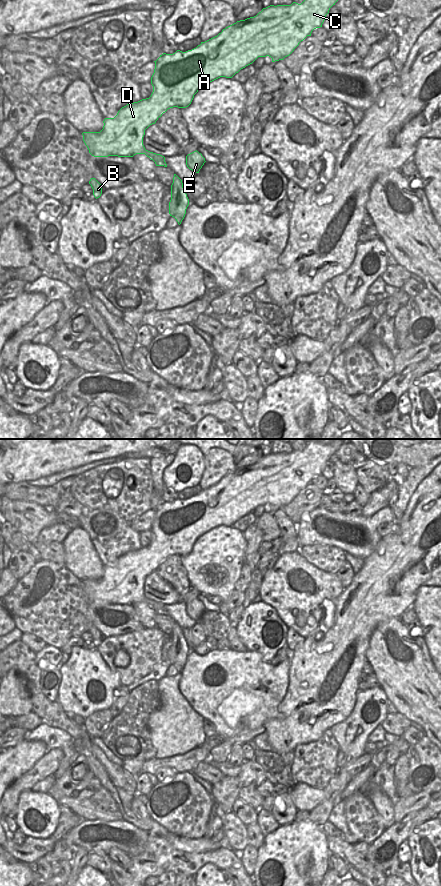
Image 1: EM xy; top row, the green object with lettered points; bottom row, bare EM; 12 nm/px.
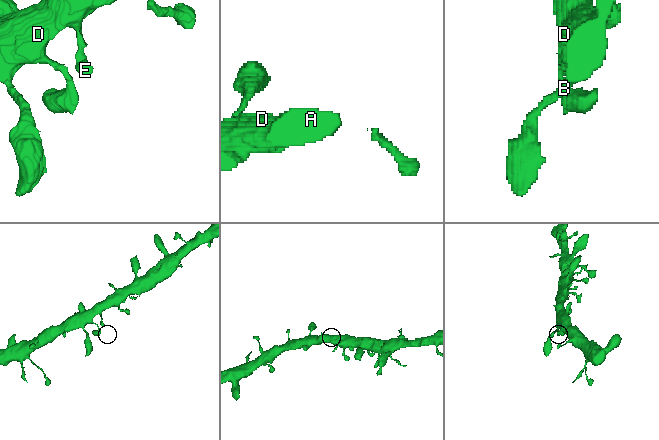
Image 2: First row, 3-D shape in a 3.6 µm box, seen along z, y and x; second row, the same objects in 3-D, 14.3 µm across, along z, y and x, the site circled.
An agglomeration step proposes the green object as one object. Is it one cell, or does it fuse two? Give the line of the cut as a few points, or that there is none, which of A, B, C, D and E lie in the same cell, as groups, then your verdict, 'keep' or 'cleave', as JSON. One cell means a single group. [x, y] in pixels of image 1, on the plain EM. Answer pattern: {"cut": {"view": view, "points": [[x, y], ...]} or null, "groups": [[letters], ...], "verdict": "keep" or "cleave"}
{"cut": null, "groups": [["A", "B", "C", "D", "E"]], "verdict": "keep"}

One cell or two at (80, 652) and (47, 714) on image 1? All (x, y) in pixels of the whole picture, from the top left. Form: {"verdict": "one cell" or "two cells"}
{"verdict": "two cells"}

